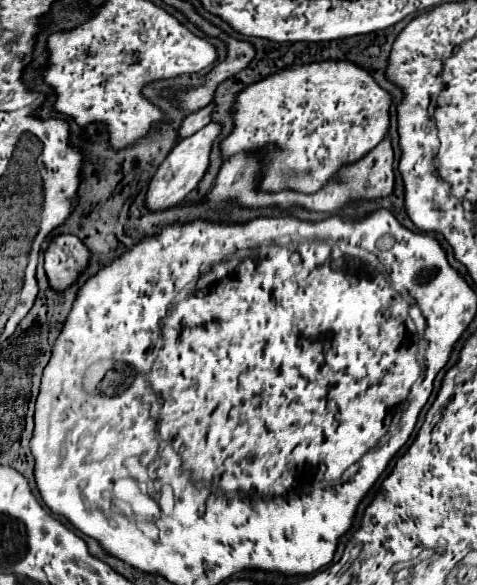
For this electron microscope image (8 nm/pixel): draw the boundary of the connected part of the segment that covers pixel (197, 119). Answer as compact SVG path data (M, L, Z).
M210 106L202 108L202 110L198 110L198 112L190 114L190 116L186 116L184 122L182 122L180 128L178 128L178 140L176 140L176 144L178 144L180 140L184 140L184 138L196 134L196 132L198 132L200 128L204 128L208 122L210 122Z

